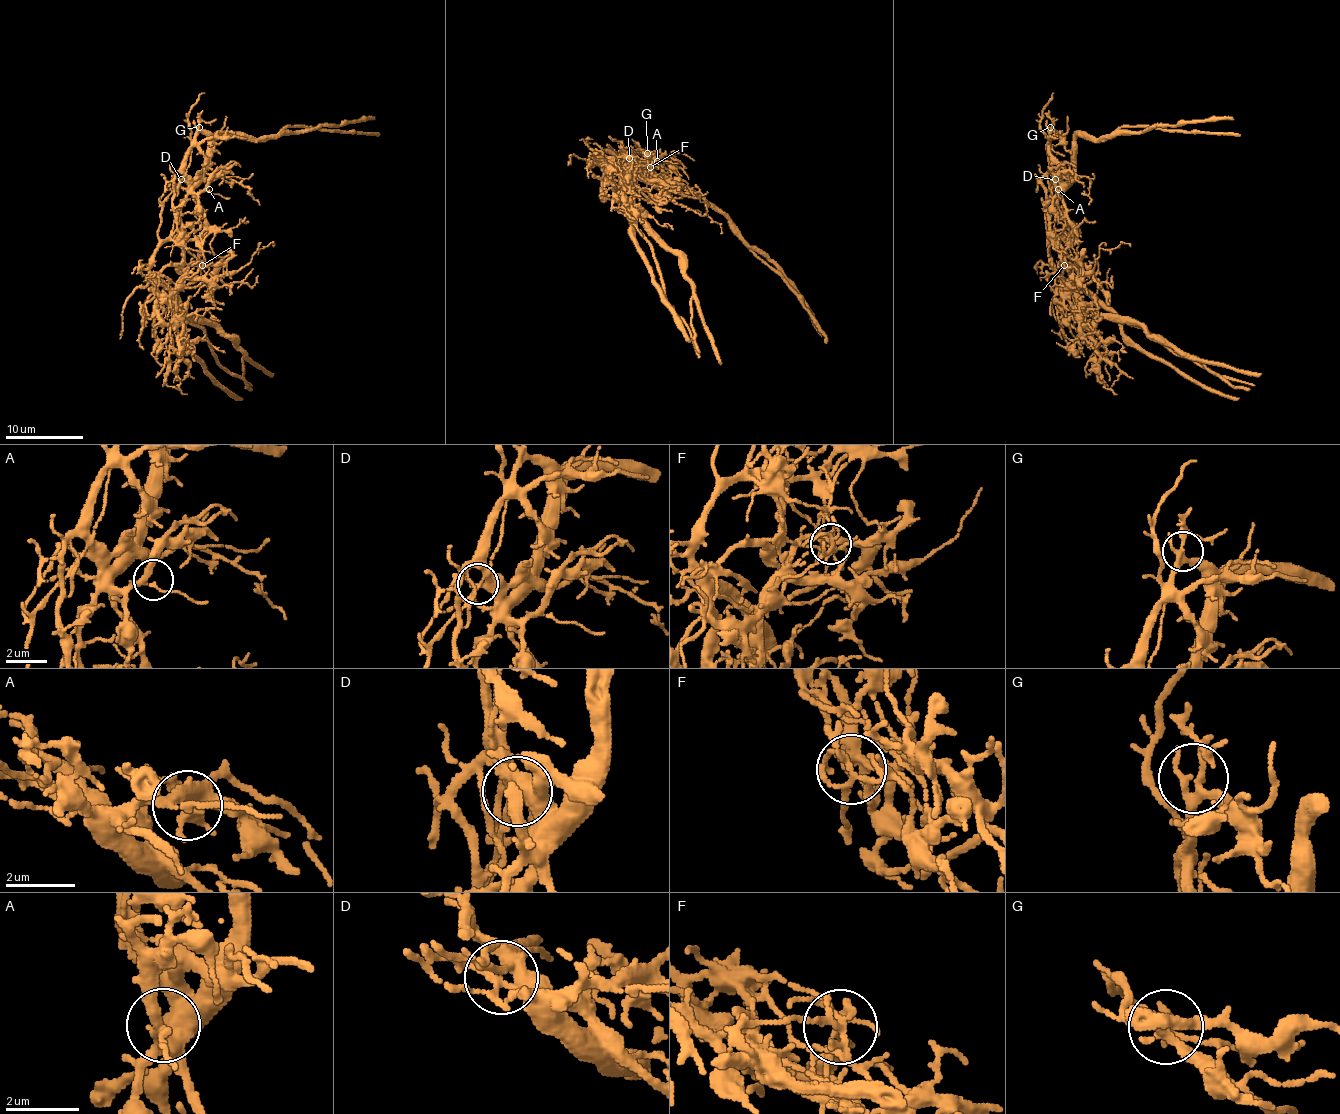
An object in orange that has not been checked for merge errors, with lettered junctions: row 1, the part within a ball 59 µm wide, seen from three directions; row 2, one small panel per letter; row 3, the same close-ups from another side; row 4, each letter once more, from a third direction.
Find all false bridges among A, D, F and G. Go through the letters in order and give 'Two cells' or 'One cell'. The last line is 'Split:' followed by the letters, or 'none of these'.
A: One cell
D: Two cells
F: Two cells
G: One cell
Split: D, F

